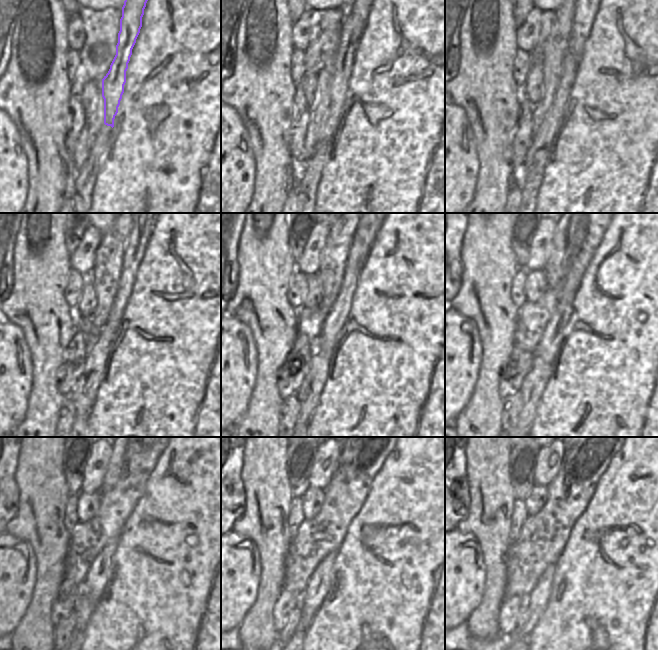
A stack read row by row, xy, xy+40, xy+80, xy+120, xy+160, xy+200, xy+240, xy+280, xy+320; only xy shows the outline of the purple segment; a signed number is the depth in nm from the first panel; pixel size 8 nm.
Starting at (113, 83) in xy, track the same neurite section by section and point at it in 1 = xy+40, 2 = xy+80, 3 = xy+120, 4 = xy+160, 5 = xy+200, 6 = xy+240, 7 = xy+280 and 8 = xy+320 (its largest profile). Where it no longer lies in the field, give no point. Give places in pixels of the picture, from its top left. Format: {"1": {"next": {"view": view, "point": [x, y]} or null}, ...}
{"1": {"next": {"view": "xy+40", "point": [353, 26]}}, "2": {"next": {"view": "xy+80", "point": [537, 156]}}, "3": {"next": {"view": "xy+120", "point": [83, 395]}}, "4": {"next": {"view": "xy+160", "point": [308, 395]}}, "5": {"next": {"view": "xy+200", "point": [534, 383]}}, "6": {"next": {"view": "xy+240", "point": [84, 606]}}, "7": {"next": {"view": "xy+280", "point": [297, 640]}}, "8": {"next": {"view": "xy+320", "point": [515, 640]}}}

